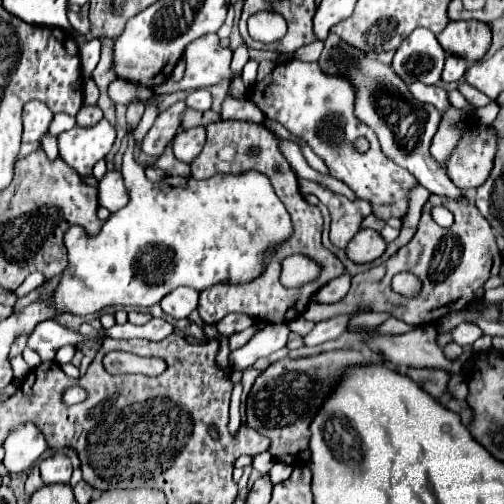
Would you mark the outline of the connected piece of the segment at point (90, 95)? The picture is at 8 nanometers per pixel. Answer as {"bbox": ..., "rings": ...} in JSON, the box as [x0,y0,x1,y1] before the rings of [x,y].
{"bbox":[82,79,98,105],"rings":[[[92,79],[84,81],[82,93],[84,93],[84,105],[96,105],[98,103],[98,87]]]}

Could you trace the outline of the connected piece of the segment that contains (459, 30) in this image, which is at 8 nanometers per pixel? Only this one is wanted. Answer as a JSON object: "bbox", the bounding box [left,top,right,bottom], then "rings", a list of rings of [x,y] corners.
{"bbox":[438,21,492,63],"rings":[[[450,21],[438,35],[438,41],[446,53],[462,57],[468,63],[476,63],[488,51],[492,31],[490,25],[482,21]]]}

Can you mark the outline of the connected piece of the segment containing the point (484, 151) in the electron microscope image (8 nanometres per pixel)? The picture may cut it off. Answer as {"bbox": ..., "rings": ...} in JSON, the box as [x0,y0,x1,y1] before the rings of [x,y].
{"bbox":[446,125,496,193],"rings":[[[472,125],[472,129],[466,129],[460,145],[446,161],[448,177],[458,189],[472,193],[490,175],[494,153],[496,135],[486,127]]]}

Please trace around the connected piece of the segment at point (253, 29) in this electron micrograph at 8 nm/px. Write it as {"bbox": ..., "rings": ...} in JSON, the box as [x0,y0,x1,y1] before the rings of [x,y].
{"bbox":[248,11,286,43],"rings":[[[260,11],[248,19],[248,33],[262,43],[274,43],[286,33],[286,19],[276,11]]]}

